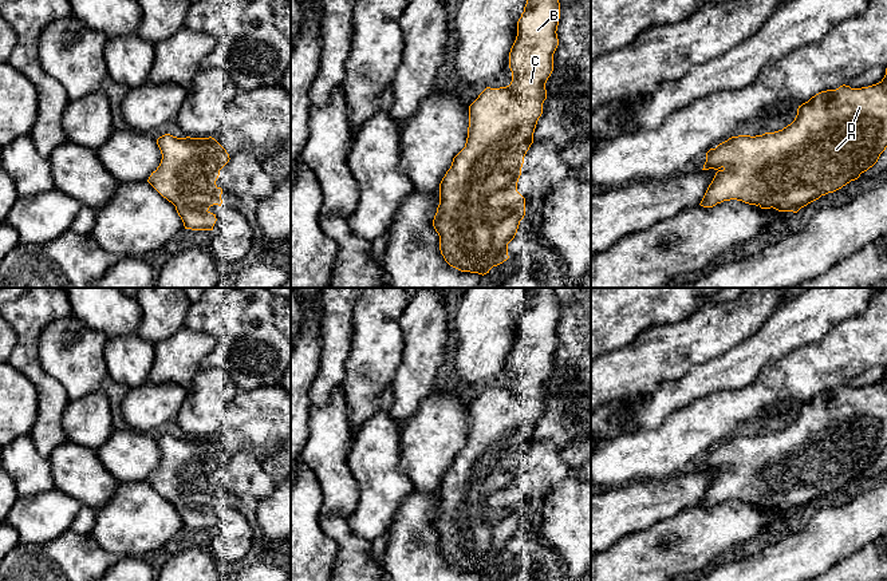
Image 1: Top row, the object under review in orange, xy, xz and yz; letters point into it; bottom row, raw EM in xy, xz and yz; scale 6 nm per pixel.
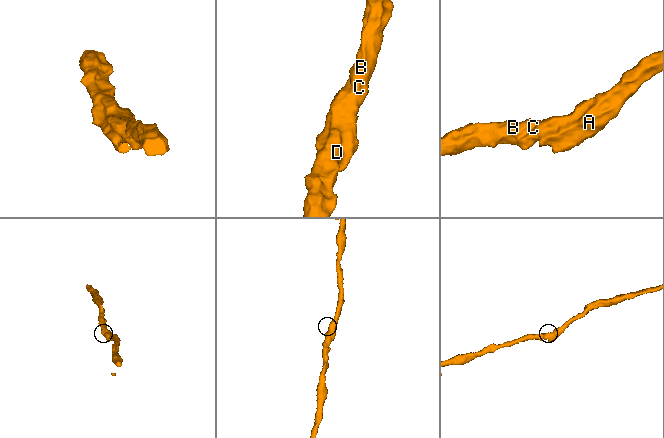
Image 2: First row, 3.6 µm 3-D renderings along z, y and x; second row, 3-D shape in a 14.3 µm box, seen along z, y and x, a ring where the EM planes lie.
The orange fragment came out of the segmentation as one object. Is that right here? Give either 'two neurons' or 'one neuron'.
two neurons

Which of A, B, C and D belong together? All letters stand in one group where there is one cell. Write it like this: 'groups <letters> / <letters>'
groups A D / B C

